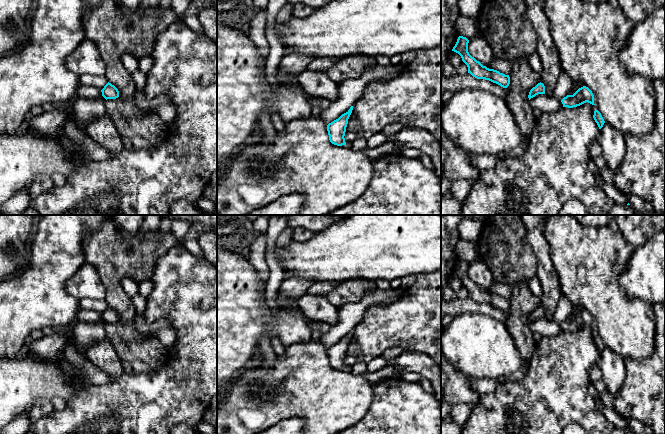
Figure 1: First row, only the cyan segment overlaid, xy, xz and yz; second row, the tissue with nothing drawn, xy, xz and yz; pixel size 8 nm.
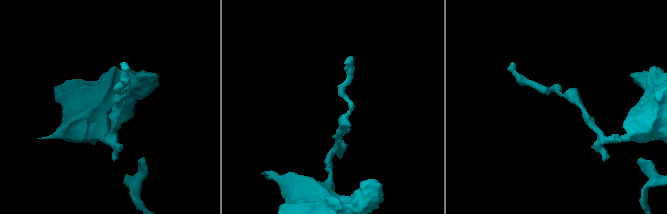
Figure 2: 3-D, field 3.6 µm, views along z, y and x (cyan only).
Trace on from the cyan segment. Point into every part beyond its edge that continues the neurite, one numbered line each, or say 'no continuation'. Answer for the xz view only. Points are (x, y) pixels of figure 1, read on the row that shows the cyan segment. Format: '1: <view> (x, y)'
no continuation

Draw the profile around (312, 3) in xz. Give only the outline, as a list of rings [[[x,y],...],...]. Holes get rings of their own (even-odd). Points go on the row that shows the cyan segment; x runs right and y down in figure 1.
[[[288,0],[288,1],[292,5],[294,5],[296,3],[302,3],[302,4],[308,5],[310,7],[313,7],[315,9],[322,5],[325,5],[326,3],[331,2],[332,0]]]

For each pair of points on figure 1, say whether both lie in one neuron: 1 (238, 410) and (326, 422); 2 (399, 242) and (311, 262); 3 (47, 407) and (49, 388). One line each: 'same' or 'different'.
1: same
2: same
3: different

